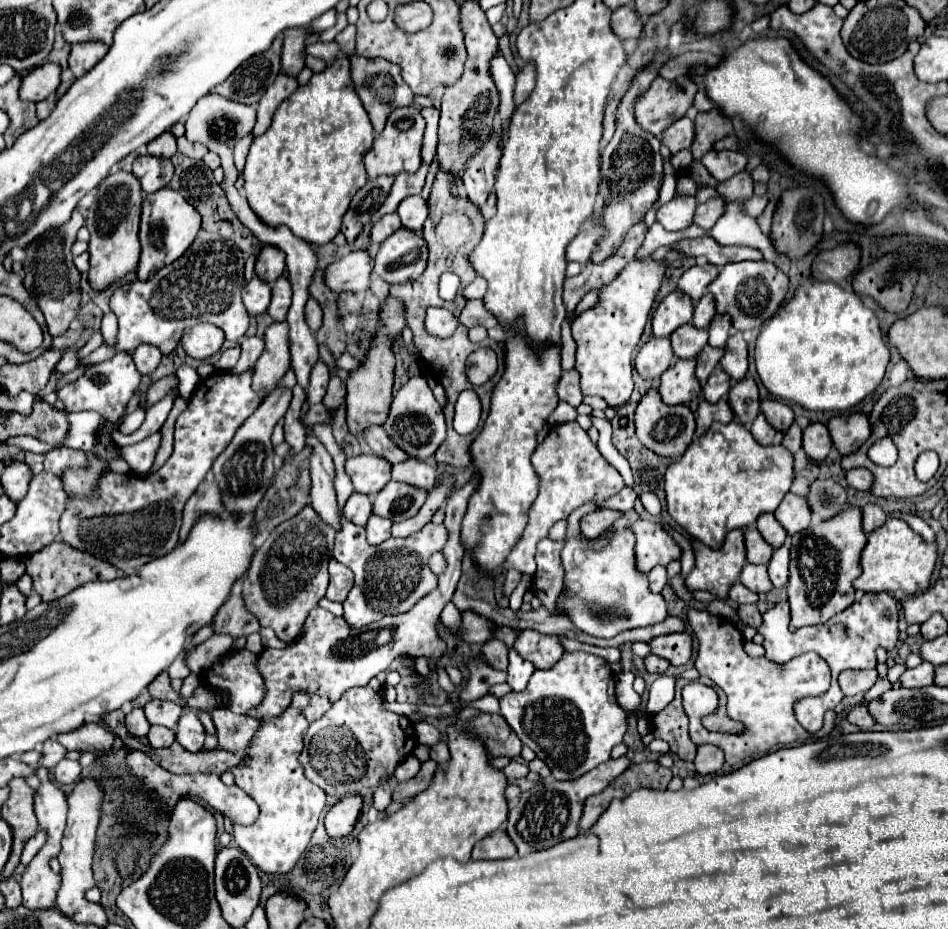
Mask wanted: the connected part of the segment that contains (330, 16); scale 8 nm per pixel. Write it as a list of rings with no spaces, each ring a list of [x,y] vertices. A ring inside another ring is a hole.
[[[330,9],[324,14],[322,14],[320,17],[315,19],[311,22],[309,25],[309,28],[311,30],[311,33],[321,33],[322,31],[332,27],[336,22],[336,10]]]

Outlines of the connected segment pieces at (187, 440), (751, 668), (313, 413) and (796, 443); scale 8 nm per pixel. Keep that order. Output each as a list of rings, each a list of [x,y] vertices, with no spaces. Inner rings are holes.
[[[216,370],[210,378],[202,380],[188,400],[188,408],[176,420],[174,452],[166,464],[142,480],[136,480],[130,472],[114,474],[108,470],[88,500],[68,496],[66,510],[60,518],[60,542],[108,560],[126,574],[138,572],[146,562],[168,554],[178,544],[186,500],[206,478],[212,462],[232,442],[236,430],[264,400],[250,384],[252,372],[236,376],[226,370]]]
[[[688,610],[688,622],[700,640],[696,670],[726,692],[728,716],[746,726],[742,734],[724,734],[708,732],[704,726],[694,728],[690,724],[690,738],[696,746],[718,746],[726,756],[726,764],[738,768],[754,758],[768,754],[776,746],[800,746],[810,740],[810,734],[804,732],[804,728],[800,728],[798,720],[794,718],[792,708],[800,696],[816,696],[828,690],[830,668],[820,656],[808,652],[786,664],[774,664],[766,658],[750,658],[742,648],[742,632],[730,620],[716,618],[706,610]]]
[[[316,404],[308,408],[308,414],[300,416],[302,424],[318,424],[318,422],[328,422],[328,410],[324,408],[324,404]]]
[[[794,422],[794,424],[788,428],[788,432],[784,434],[782,446],[786,446],[790,452],[800,450],[800,446],[802,446],[802,430],[800,430],[800,426],[798,426],[796,422]]]

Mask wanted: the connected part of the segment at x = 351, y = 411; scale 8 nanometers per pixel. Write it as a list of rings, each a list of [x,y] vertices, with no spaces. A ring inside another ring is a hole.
[[[392,296],[386,298],[386,302],[380,306],[380,318],[382,318],[382,328],[378,330],[372,348],[368,350],[368,356],[364,360],[364,366],[358,368],[356,372],[350,374],[346,386],[348,386],[348,396],[346,396],[346,422],[348,430],[354,436],[360,436],[366,432],[370,426],[382,426],[388,418],[390,412],[390,402],[392,402],[392,382],[394,382],[394,352],[392,352],[392,340],[398,338],[402,328],[406,326],[404,322],[404,306]]]

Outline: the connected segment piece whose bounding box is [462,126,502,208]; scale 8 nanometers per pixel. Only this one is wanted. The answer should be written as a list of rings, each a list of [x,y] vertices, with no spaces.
[[[496,126],[492,132],[492,138],[482,144],[482,148],[466,162],[466,170],[462,172],[464,190],[470,202],[474,202],[478,208],[484,206],[488,194],[494,186],[494,170],[500,160],[500,132],[502,128]]]

